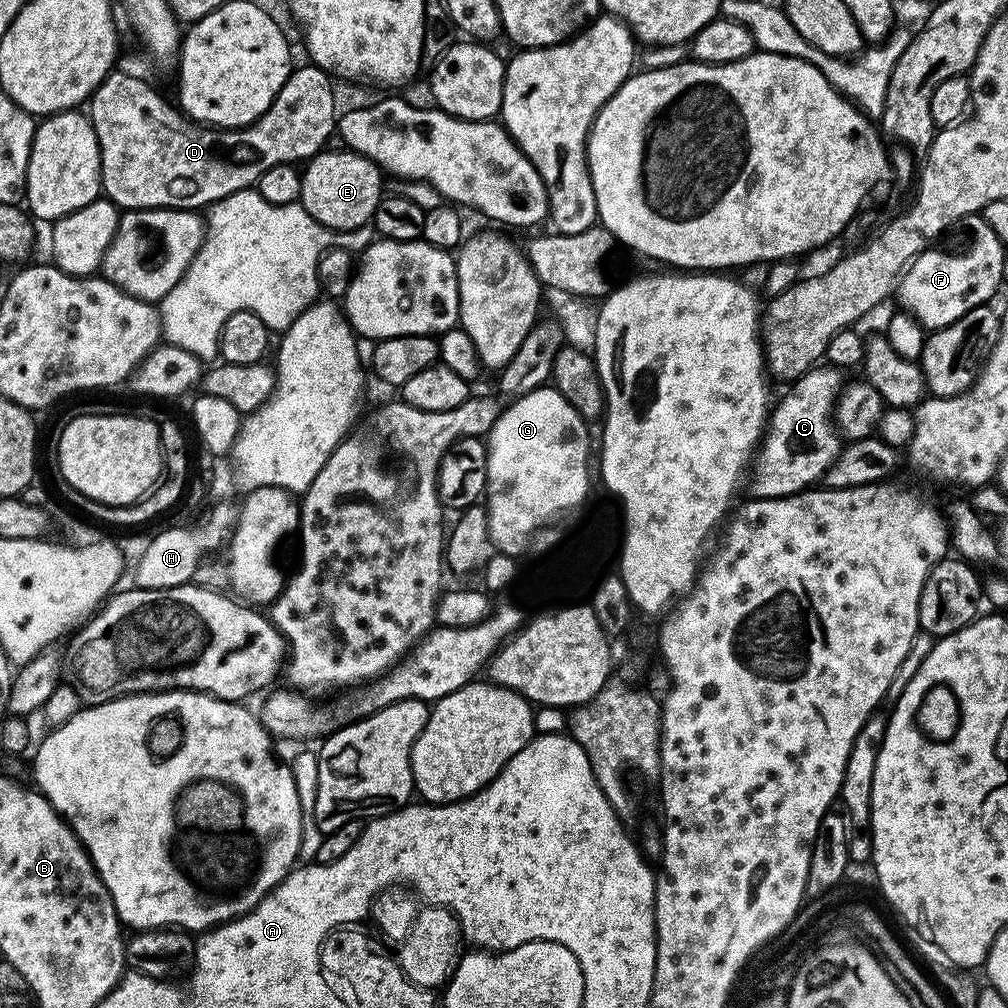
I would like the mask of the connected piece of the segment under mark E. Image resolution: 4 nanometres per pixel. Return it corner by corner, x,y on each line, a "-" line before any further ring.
321,150
303,165
299,203
319,224
338,232
365,227
371,221
382,199
380,176
382,169
372,160
351,150
328,152

